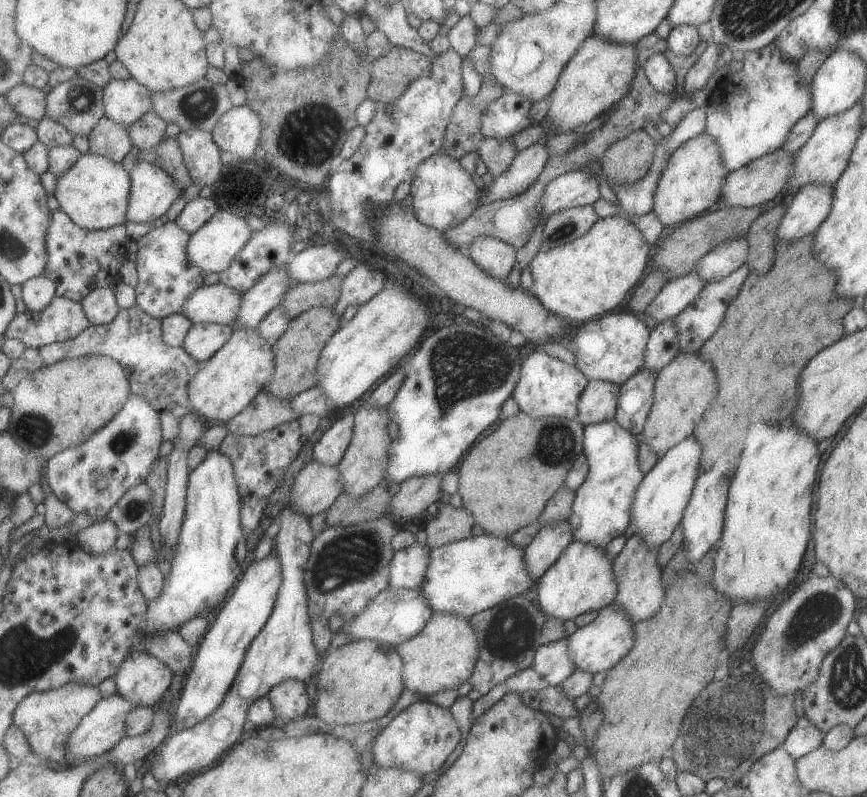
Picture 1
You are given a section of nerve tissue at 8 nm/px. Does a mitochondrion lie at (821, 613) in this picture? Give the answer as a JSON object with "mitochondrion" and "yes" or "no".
{"mitochondrion":"yes"}

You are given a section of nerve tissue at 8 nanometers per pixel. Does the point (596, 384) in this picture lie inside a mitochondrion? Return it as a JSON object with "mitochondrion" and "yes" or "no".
{"mitochondrion":"no"}

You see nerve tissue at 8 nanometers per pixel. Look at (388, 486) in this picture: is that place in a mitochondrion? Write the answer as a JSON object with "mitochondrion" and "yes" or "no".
{"mitochondrion":"no"}

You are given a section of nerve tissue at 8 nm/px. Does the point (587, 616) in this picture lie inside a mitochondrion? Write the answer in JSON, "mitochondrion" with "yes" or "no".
{"mitochondrion":"no"}

